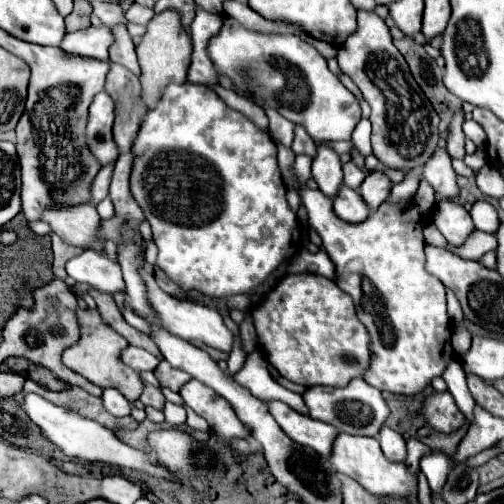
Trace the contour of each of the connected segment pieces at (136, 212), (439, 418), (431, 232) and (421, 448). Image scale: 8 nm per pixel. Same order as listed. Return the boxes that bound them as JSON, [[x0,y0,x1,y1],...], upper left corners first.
[[110,152,144,226],[424,392,464,432],[424,224,450,248],[406,438,430,474]]

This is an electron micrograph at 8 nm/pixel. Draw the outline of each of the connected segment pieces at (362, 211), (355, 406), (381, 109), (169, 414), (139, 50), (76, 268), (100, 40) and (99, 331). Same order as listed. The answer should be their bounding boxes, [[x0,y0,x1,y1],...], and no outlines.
[[334,186,370,224],[304,378,390,436],[338,12,440,170],[164,402,186,428],[136,10,192,108],[66,250,124,294],[60,24,112,60],[62,308,144,402]]

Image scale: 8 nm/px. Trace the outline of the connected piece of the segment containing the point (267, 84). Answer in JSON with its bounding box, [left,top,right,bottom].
[206,16,362,142]

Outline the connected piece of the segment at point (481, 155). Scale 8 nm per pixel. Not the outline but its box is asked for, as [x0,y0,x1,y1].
[464,148,486,172]

